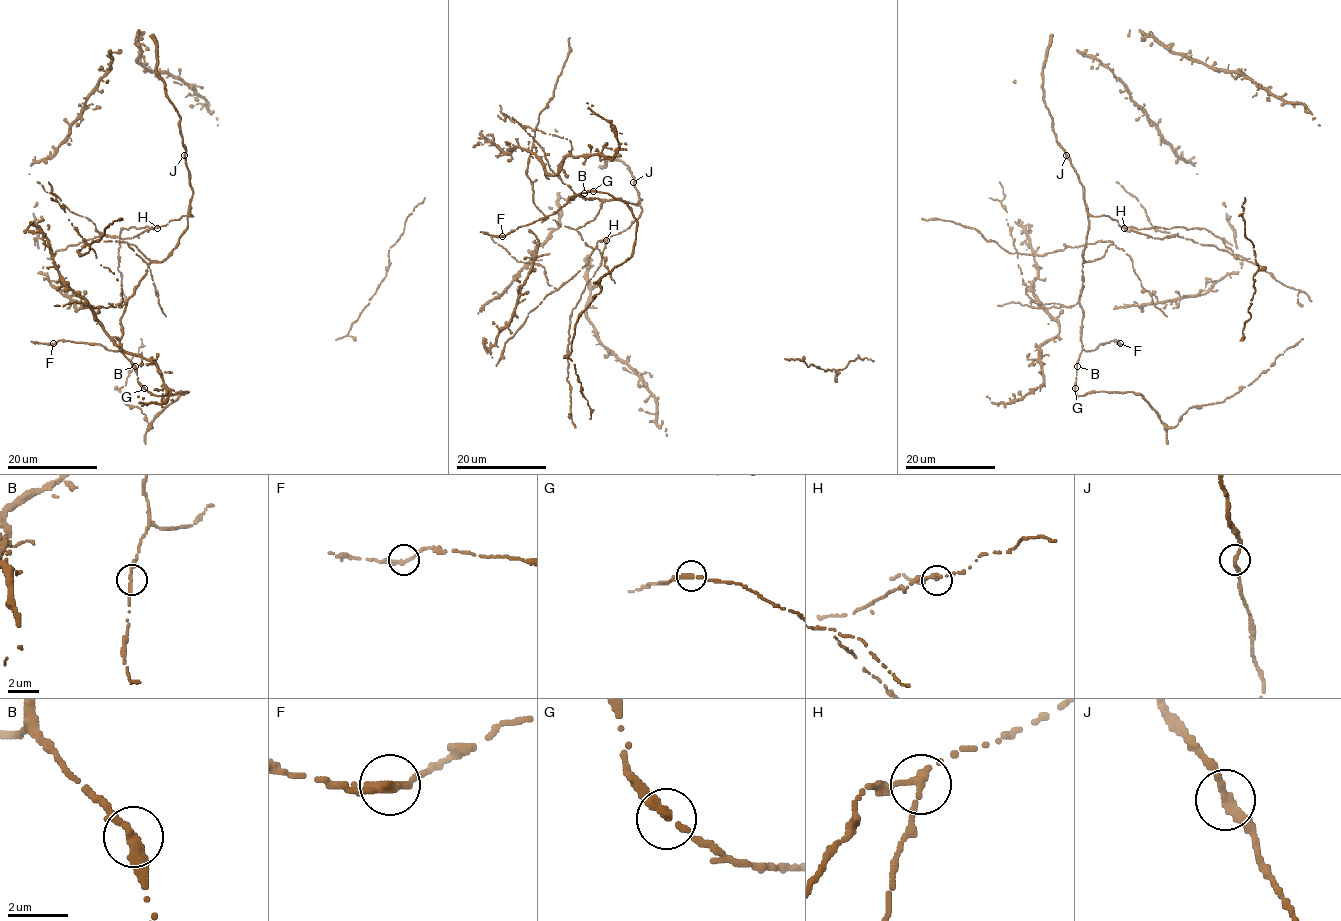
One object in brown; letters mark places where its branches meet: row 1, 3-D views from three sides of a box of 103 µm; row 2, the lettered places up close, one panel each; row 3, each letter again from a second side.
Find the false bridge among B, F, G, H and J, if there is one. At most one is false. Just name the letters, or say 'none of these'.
none of these

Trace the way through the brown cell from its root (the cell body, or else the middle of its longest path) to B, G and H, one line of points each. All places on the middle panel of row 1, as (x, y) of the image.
B: (586, 263), (598, 240), (625, 230), (642, 209), (616, 199), (568, 198), (584, 193)
G: (586, 263), (598, 240), (625, 230), (642, 211), (638, 204), (616, 199), (568, 198), (593, 191)
H: (586, 263), (596, 242), (606, 240)

